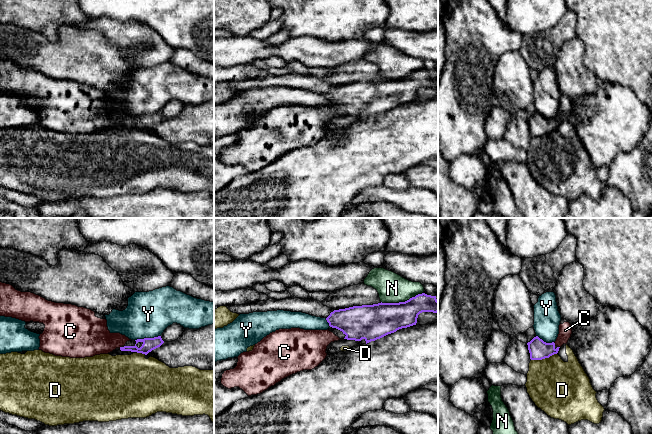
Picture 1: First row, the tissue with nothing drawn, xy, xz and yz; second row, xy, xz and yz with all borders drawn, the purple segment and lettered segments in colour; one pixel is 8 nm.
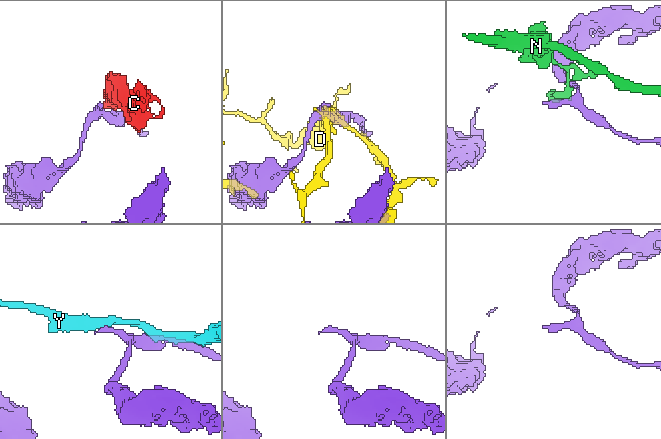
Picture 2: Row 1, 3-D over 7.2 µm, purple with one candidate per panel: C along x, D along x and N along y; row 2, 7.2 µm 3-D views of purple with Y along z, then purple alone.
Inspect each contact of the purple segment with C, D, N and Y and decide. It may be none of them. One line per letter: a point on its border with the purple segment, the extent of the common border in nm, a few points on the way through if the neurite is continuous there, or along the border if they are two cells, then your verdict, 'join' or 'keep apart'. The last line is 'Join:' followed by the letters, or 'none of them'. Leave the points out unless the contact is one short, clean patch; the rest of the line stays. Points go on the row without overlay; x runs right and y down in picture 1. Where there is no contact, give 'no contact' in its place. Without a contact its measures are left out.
C: yz (554, 120) | 40 nm | join
D: yz (543, 134) | 220 nm | keep apart
N: xz (402, 78) | 360 nm | keep apart
Y: xy (147, 114) | 220 nm | keep apart
Join: C

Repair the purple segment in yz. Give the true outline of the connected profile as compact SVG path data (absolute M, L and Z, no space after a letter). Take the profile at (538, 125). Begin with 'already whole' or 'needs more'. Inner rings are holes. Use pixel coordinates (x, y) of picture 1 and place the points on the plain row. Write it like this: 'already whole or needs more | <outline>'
needs more | M569 98L559 101L559 110L555 118L546 119L538 112L527 119L531 136L542 136L557 130L563 120L567 120L572 110L572 103Z

